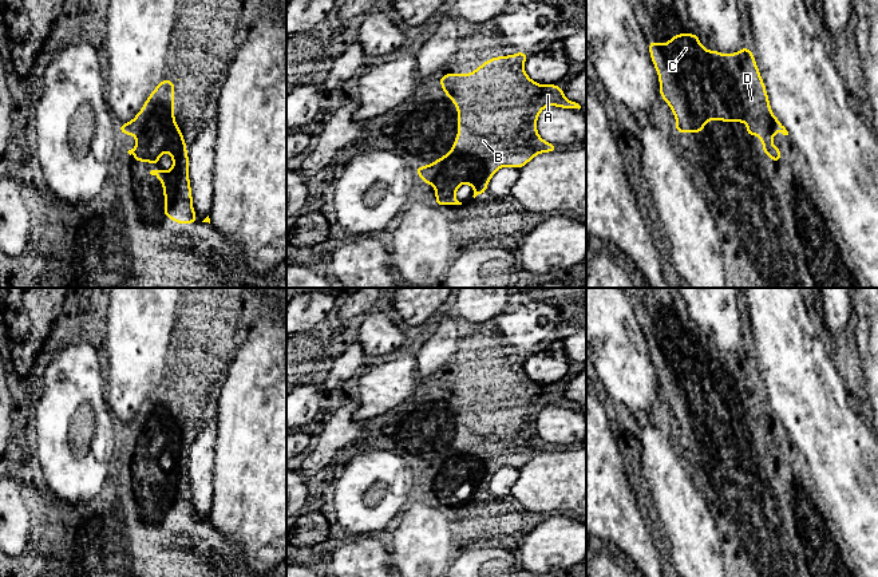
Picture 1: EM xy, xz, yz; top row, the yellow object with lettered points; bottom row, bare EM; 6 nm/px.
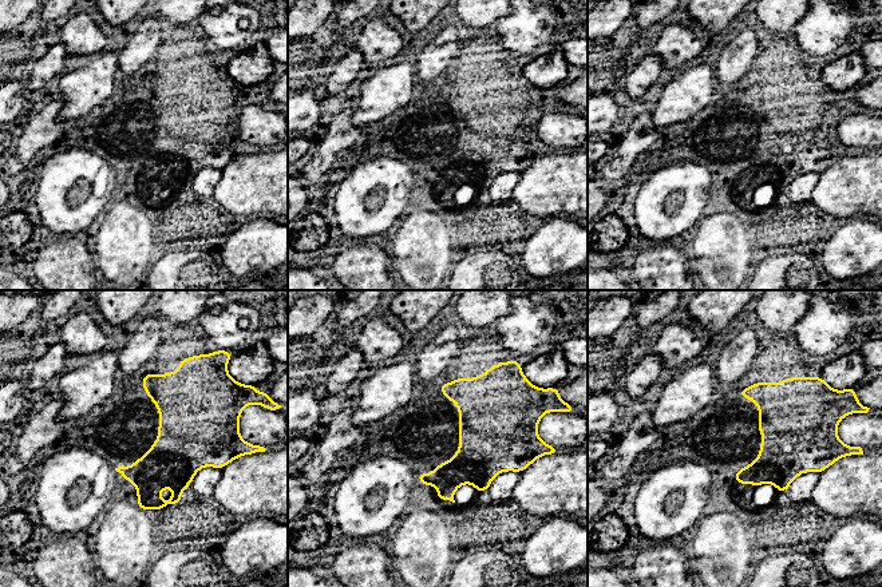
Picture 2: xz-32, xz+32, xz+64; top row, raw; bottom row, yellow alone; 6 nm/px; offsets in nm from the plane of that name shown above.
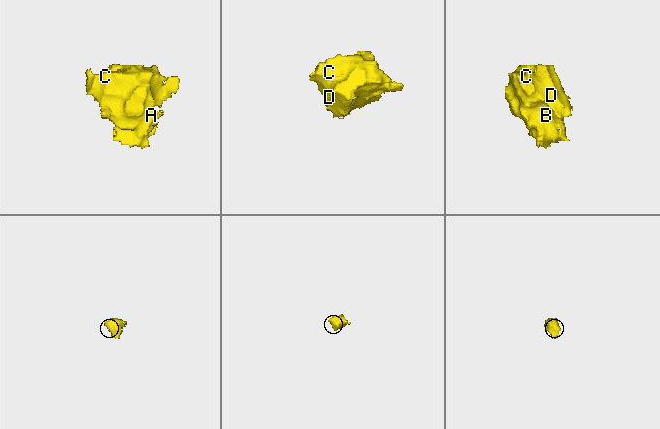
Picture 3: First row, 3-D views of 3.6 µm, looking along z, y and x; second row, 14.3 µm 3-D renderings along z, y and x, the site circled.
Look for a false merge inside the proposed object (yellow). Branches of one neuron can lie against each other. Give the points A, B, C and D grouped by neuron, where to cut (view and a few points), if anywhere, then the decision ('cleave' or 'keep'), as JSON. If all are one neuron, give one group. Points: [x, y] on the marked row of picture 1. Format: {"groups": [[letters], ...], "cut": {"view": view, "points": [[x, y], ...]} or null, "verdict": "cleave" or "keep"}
{"groups": [["A", "B", "C", "D"]], "cut": null, "verdict": "keep"}

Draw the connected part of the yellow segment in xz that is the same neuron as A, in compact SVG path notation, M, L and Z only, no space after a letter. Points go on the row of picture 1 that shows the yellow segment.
M527 54L487 59L472 74L446 74L439 78L442 90L458 107L458 137L454 147L430 166L418 166L414 170L423 183L435 186L436 208L442 205L462 205L455 197L462 183L474 187L474 198L483 195L487 183L497 170L505 166L523 167L539 153L558 150L554 143L545 142L537 133L537 118L546 106L567 110L581 108L576 102L567 100L561 86L543 86L533 82L525 72L523 64Z

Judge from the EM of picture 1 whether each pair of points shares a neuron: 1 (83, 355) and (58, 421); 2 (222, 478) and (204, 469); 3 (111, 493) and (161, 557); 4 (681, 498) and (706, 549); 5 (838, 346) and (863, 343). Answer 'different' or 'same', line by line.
1: same
2: different
3: same
4: same
5: different

